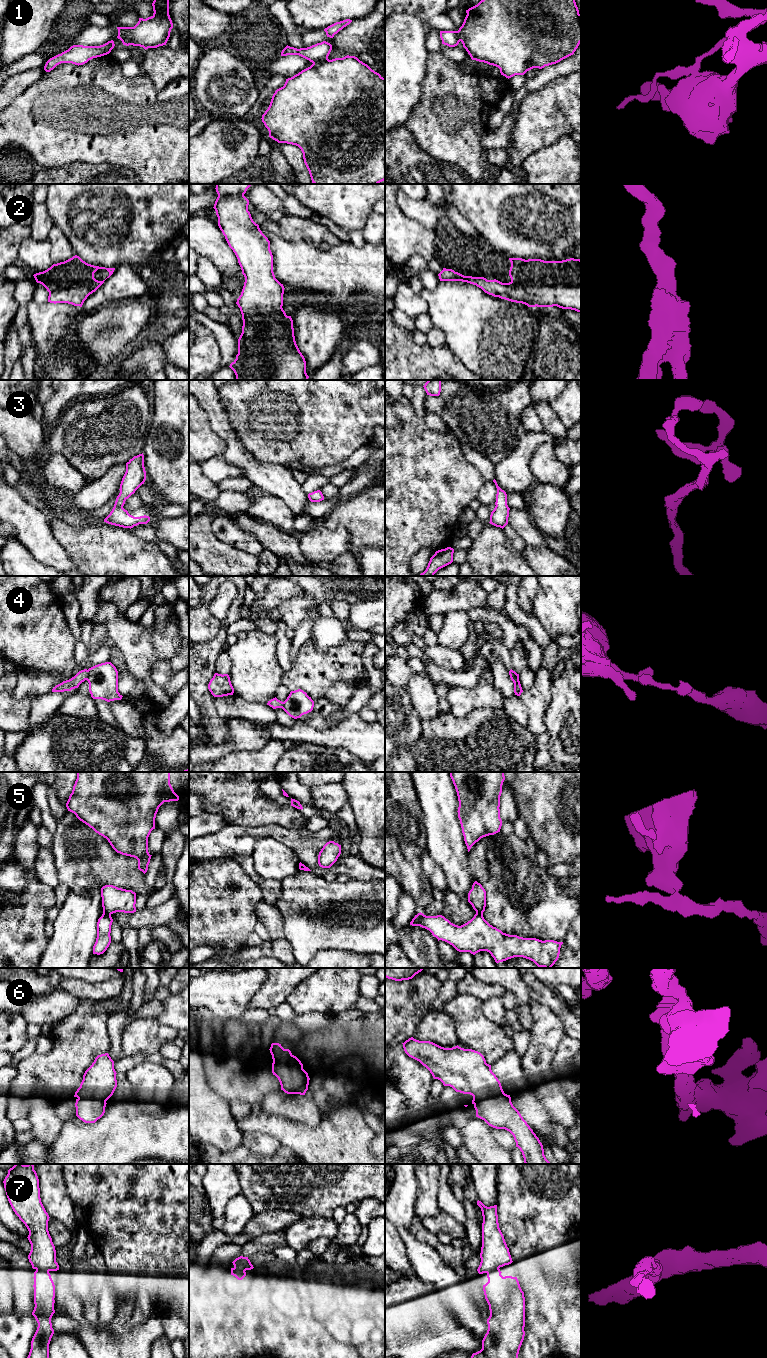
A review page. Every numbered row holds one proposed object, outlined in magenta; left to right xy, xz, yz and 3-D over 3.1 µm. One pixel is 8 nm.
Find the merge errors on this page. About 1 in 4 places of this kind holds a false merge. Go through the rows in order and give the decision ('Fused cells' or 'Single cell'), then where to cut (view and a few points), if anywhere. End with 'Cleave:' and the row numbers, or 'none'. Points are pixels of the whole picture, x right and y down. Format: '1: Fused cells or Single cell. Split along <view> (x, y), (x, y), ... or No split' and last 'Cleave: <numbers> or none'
1: Fused cells. Split along xz (327, 58), (313, 64)
2: Single cell. No split
3: Single cell. No split
4: Fused cells. Split along xy (88, 670), (88, 675), (85, 679)
5: Fused cells. Split along xy (103, 912), (110, 915)
6: Single cell. No split
7: Single cell. No split
Cleave: 1, 4, 5

